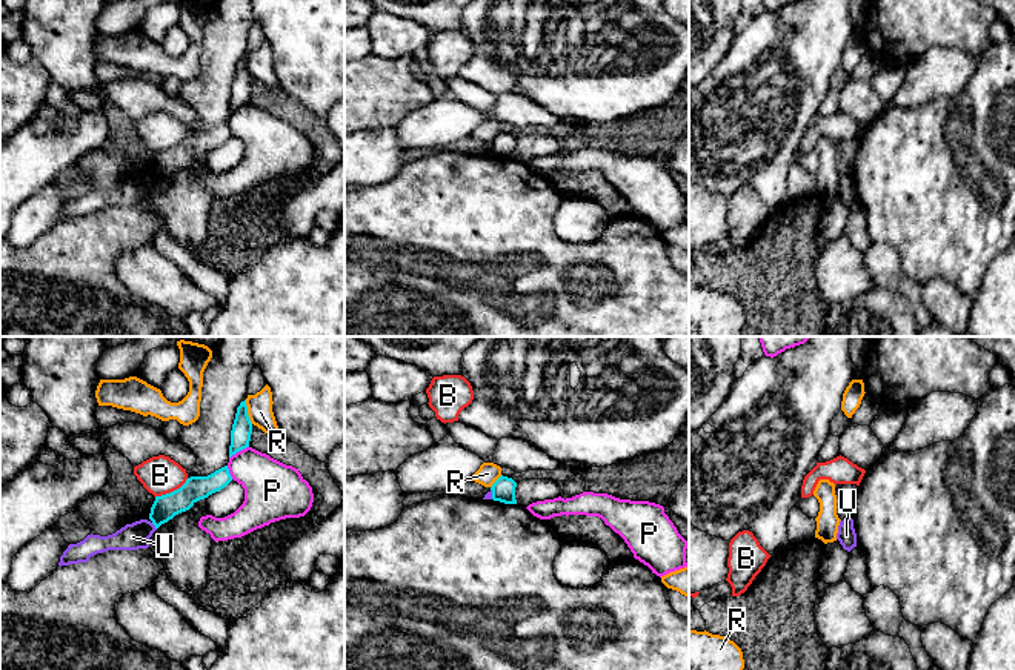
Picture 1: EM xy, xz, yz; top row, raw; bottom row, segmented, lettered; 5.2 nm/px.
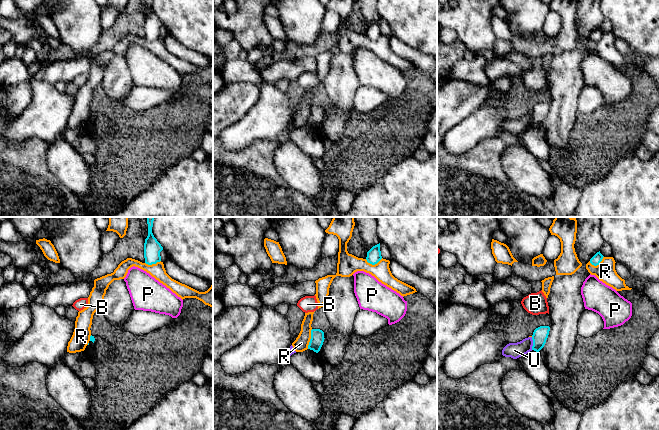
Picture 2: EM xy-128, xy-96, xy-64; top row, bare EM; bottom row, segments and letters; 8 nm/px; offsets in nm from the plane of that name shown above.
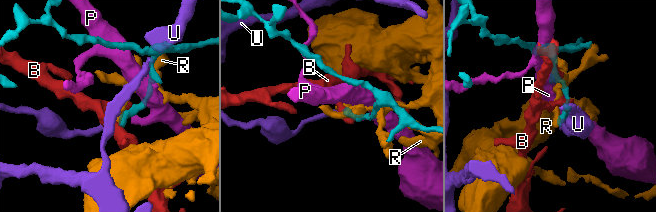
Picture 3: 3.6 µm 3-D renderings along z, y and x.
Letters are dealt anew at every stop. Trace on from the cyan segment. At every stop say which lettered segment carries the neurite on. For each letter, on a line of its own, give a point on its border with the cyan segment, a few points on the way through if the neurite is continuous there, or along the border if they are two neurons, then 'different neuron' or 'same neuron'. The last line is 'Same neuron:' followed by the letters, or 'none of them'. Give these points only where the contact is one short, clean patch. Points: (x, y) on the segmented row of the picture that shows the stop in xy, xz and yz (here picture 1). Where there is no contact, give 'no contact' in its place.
B: xy (171, 492) | along xy (188, 478), (179, 487), (156, 497) | different neuron
P: xy (239, 451) | different neuron
R: xy (246, 412) | different neuron
U: xy (154, 524) | along xy (151, 523), (156, 529) | different neuron
Same neuron: none of them

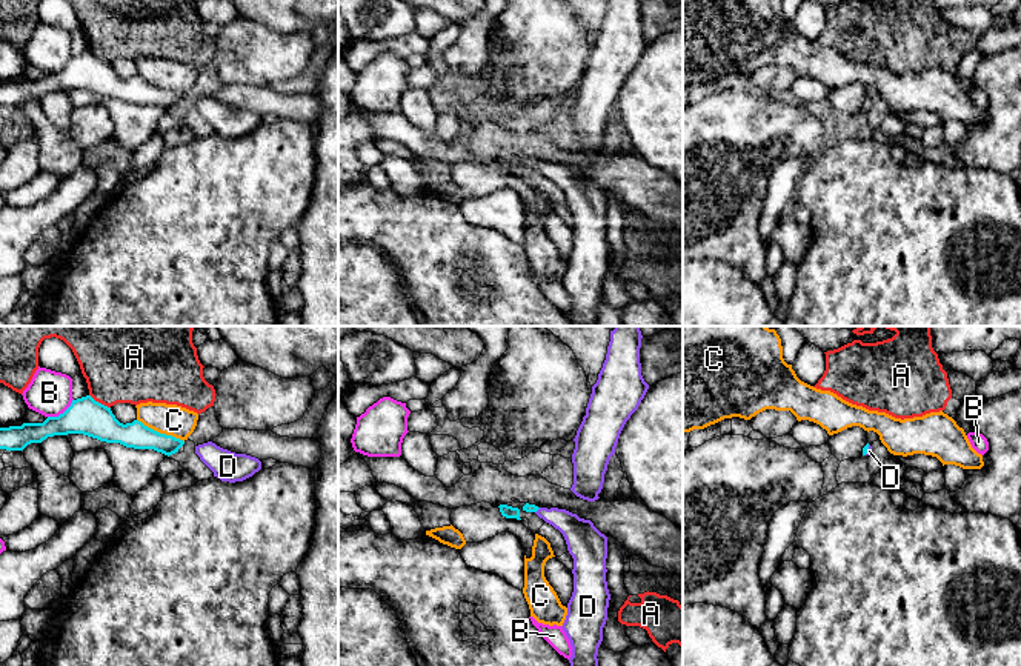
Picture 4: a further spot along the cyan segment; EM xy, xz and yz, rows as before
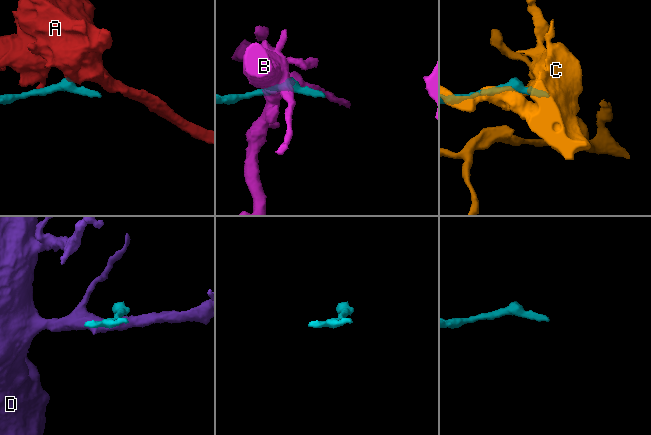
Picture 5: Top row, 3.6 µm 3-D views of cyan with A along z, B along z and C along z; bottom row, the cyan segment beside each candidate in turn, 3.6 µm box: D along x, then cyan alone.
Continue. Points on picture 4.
A: xy (100, 403) | different neuron
B: xy (63, 412) | along xy (73, 399), (62, 412), (48, 417) | different neuron
C: xy (159, 432) | different neuron
D: yz (868, 448) | across yz (864, 449), (868, 448), (869, 451) | same neuron
Same neuron: D

